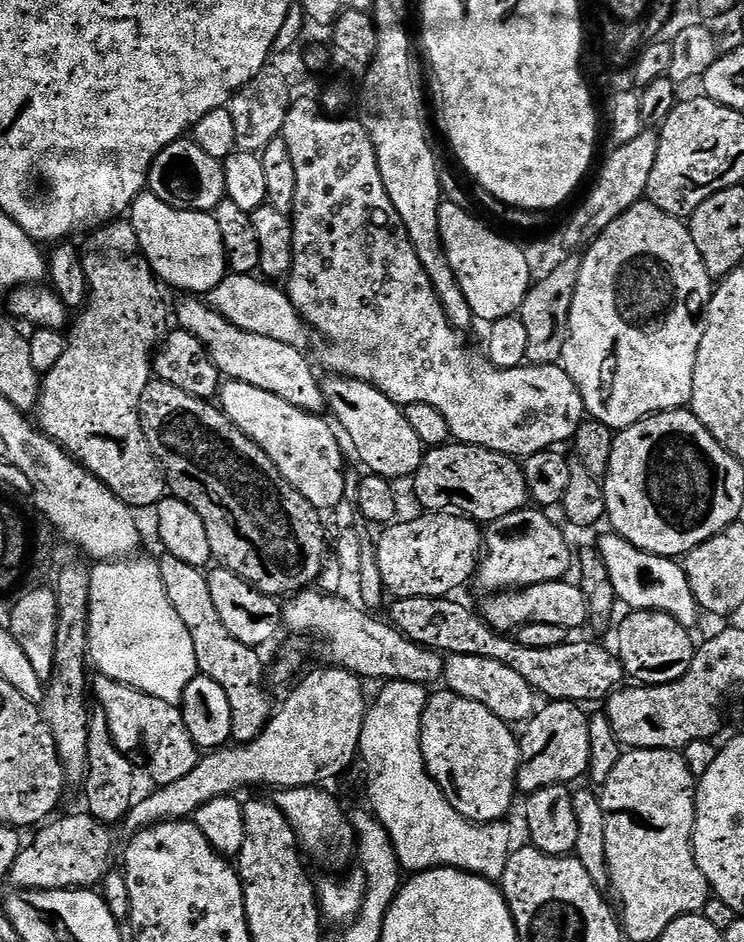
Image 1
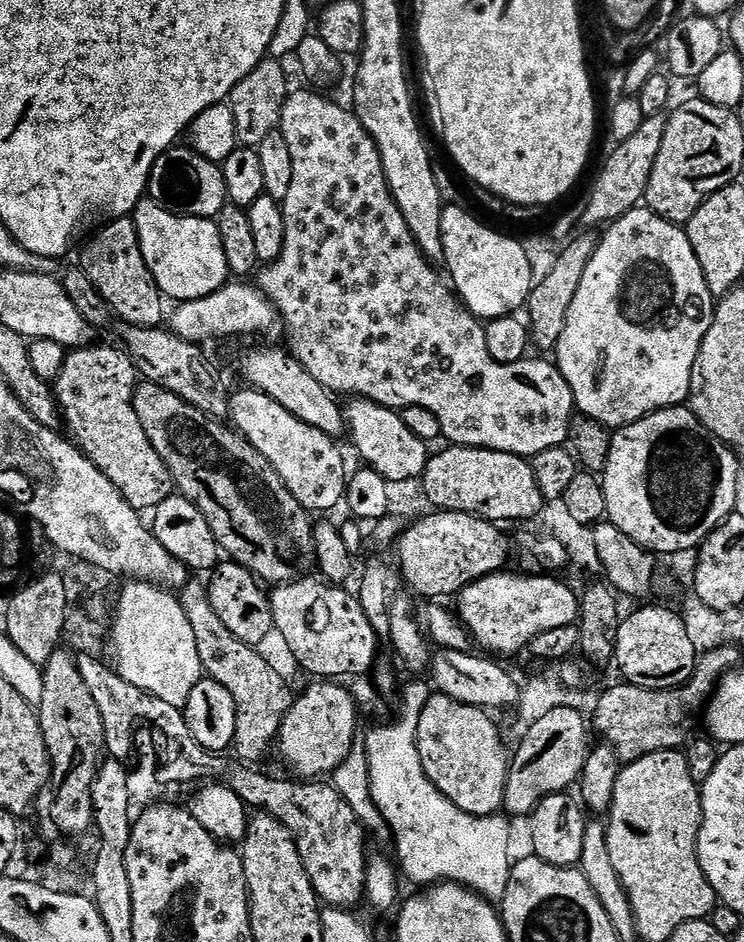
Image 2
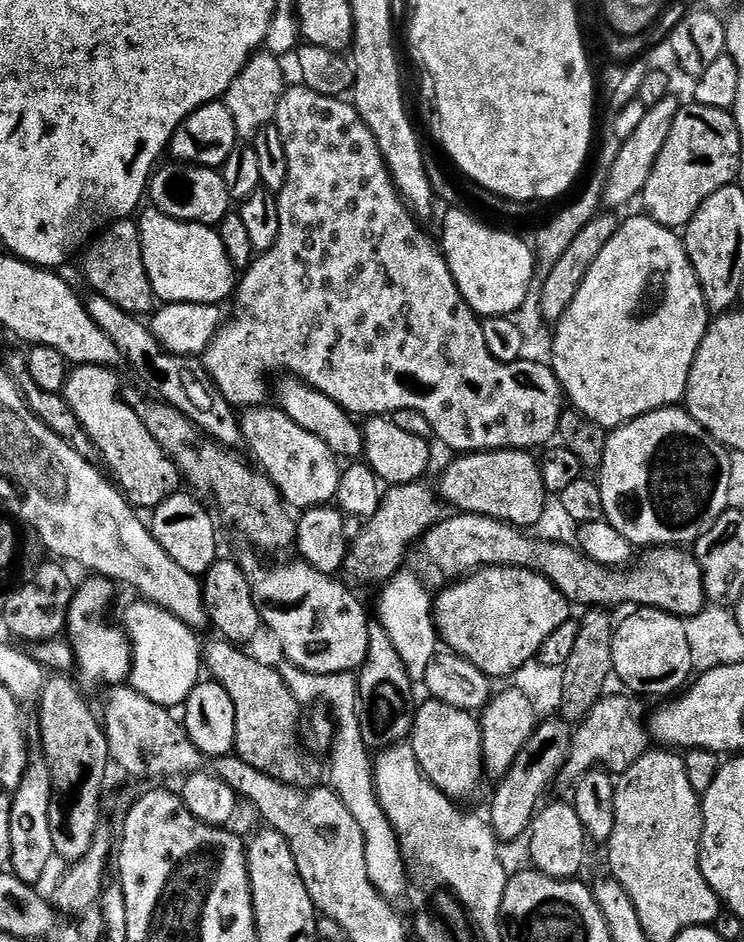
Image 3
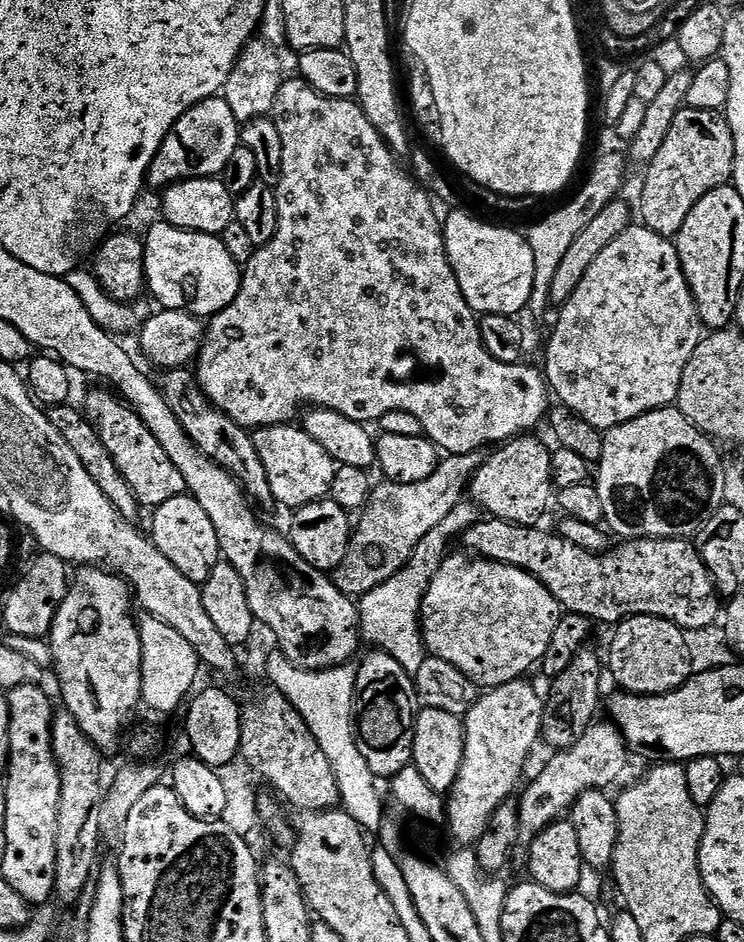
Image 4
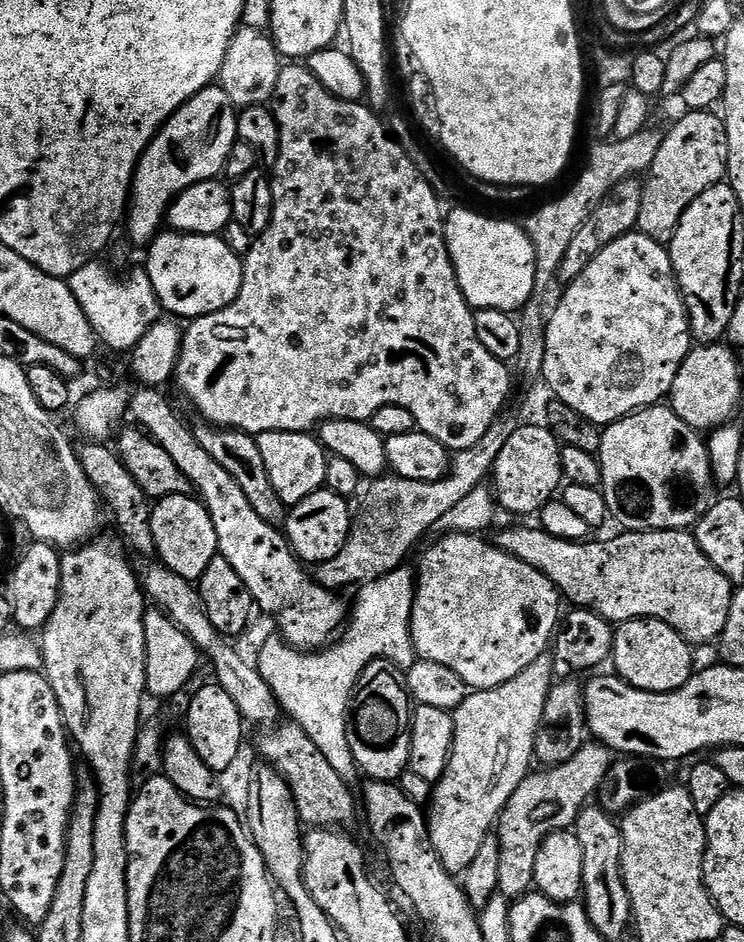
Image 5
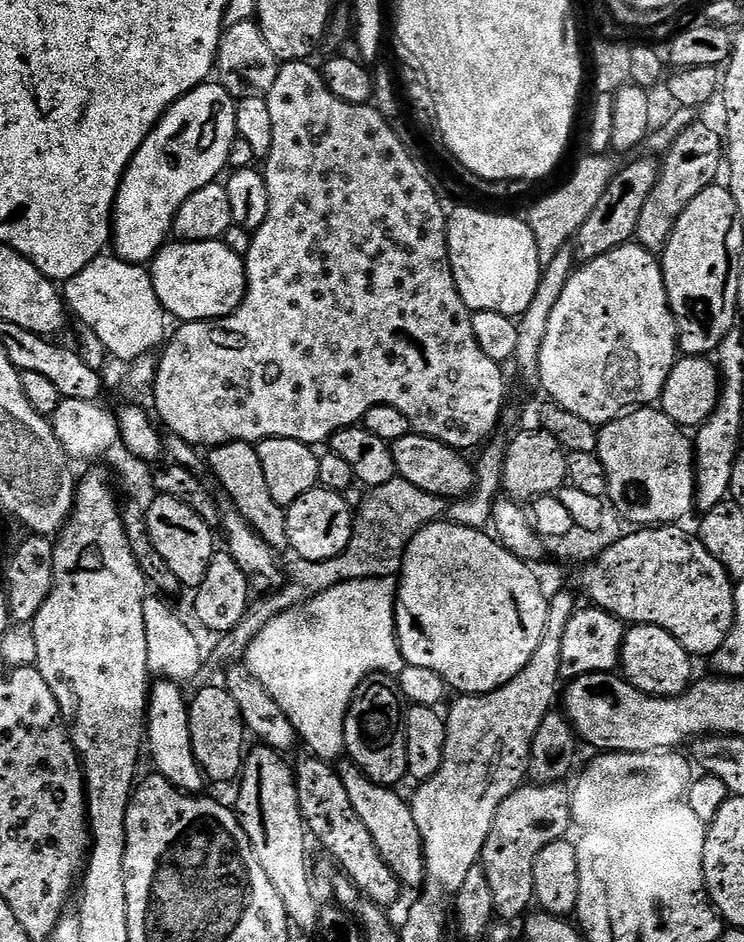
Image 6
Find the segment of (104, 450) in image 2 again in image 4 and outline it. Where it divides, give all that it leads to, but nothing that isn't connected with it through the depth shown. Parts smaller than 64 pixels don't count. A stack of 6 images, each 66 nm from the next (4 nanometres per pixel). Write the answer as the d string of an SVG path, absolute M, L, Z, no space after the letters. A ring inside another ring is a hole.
M108 392L89 394L86 415L101 436L103 445L110 452L110 457L114 462L118 462L122 478L130 482L130 490L134 490L140 505L145 509L154 510L162 506L162 502L170 502L170 498L185 495L188 490L186 478L182 478L174 463L170 462L165 450L158 444L157 438L154 438L154 434L143 424L142 418L133 412L119 395Z

